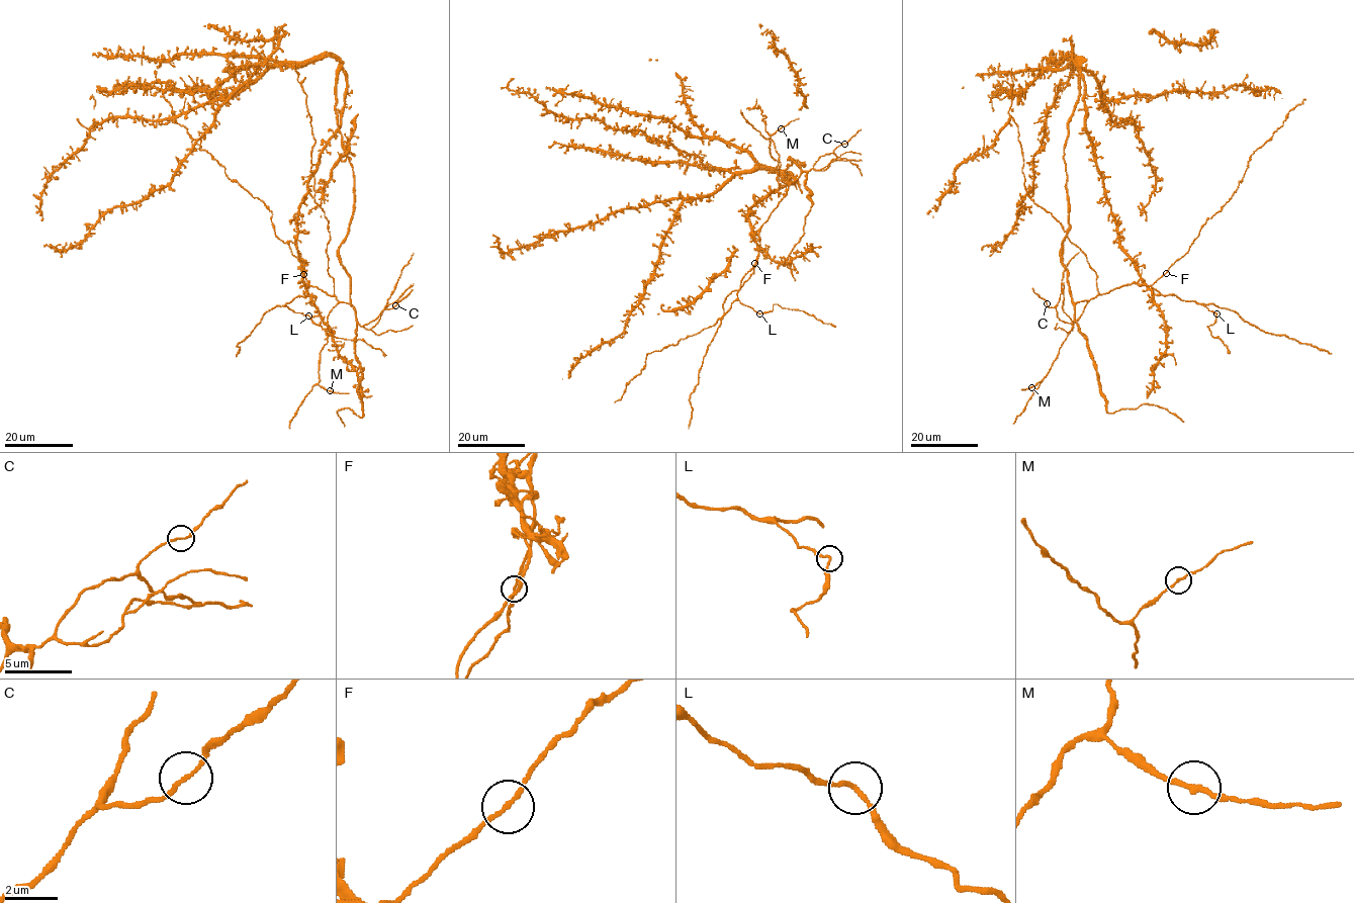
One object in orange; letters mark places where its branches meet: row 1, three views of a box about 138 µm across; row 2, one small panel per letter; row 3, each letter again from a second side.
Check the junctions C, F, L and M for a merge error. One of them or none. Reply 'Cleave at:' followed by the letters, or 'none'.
Cleave at: none

